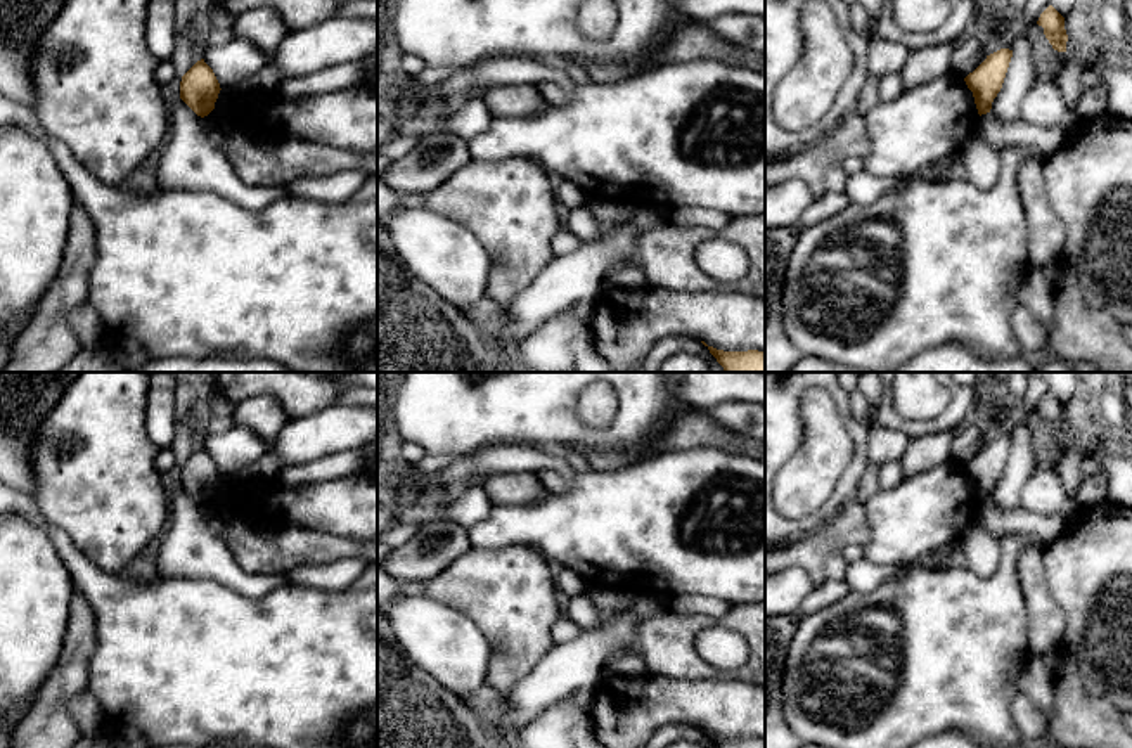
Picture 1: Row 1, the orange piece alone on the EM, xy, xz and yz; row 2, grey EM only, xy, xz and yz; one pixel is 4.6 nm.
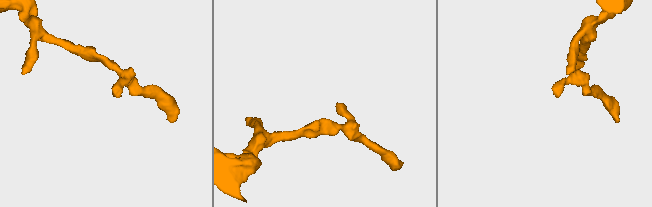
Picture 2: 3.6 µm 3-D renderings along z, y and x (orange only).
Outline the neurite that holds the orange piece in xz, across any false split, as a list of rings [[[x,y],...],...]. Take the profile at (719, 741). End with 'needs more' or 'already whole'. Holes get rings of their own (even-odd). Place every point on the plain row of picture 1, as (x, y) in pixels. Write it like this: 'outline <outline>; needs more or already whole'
outline [[[708,734],[708,738],[717,748],[765,748],[765,741],[758,739],[758,738],[724,739],[724,738],[717,738],[713,734]]]; already whole

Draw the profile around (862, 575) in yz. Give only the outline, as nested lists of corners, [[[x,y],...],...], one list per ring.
[[[867,559],[846,563],[843,580],[850,592],[871,592],[876,587],[898,578],[909,566],[874,564]]]

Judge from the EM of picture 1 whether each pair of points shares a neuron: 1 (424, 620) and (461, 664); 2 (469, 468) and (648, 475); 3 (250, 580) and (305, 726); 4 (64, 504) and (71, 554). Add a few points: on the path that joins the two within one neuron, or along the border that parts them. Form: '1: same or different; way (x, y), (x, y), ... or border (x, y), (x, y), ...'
1: same; way (431, 631), (454, 653)
2: same; way (514, 459), (553, 461), (580, 483), (603, 483)
3: different; border (218, 582), (251, 598), (262, 598), (288, 584)
4: different; border (38, 508), (96, 565)

